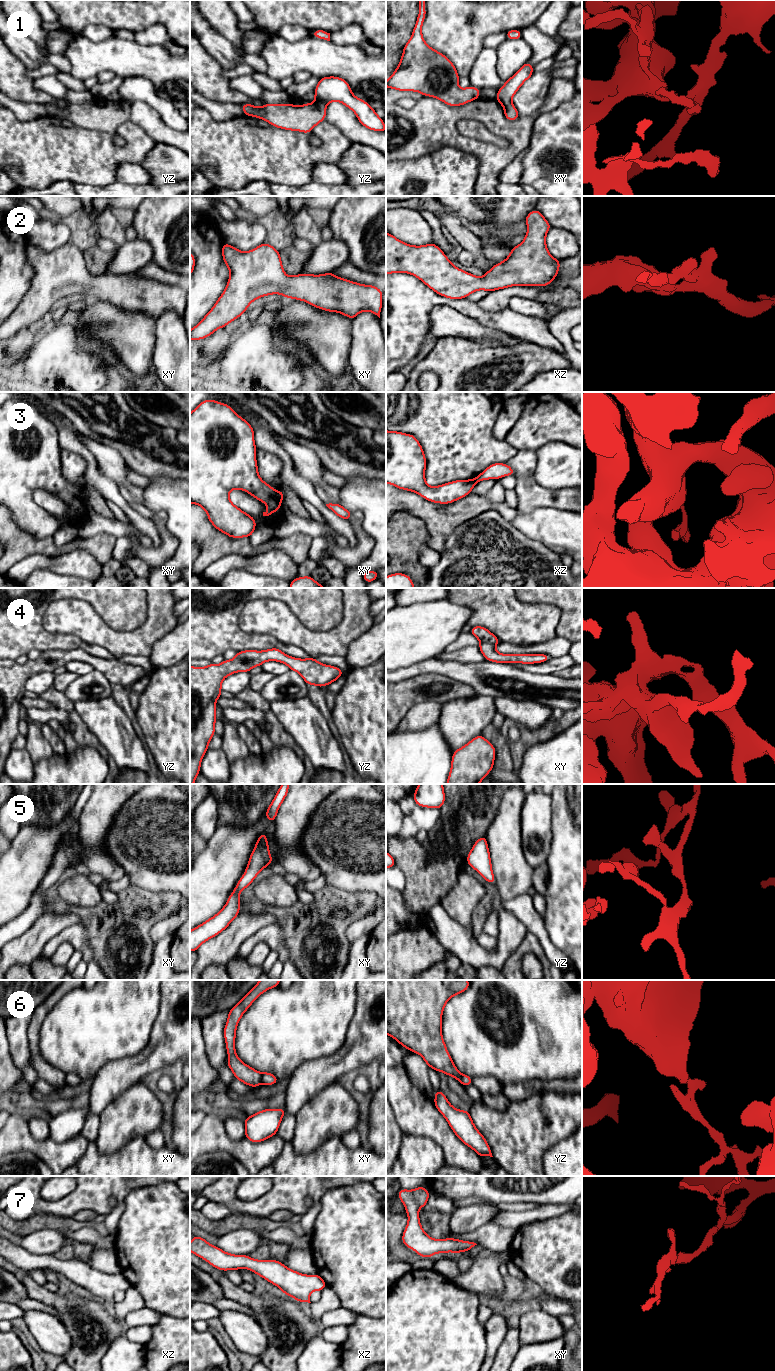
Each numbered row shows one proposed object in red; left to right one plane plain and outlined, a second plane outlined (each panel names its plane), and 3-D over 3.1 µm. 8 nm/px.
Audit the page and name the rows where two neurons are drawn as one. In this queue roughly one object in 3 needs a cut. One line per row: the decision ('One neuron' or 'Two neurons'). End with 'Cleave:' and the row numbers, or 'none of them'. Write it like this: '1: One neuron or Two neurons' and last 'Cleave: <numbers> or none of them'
1: Two neurons
2: One neuron
3: Two neurons
4: One neuron
5: One neuron
6: Two neurons
7: One neuron
Cleave: 1, 3, 6

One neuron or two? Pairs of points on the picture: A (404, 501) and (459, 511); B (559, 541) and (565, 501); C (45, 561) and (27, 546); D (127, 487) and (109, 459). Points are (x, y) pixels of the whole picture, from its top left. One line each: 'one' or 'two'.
A: one
B: two
C: two
D: one

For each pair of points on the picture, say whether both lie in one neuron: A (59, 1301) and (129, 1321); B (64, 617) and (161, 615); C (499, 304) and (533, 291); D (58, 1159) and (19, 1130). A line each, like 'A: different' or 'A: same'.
A: different
B: same
C: same
D: same

